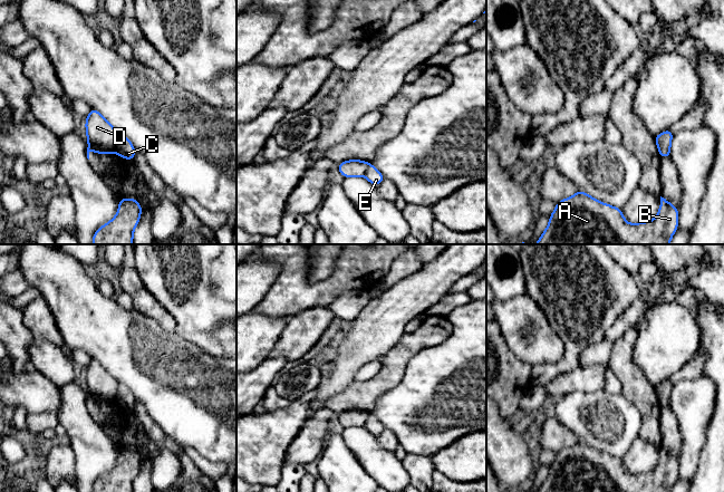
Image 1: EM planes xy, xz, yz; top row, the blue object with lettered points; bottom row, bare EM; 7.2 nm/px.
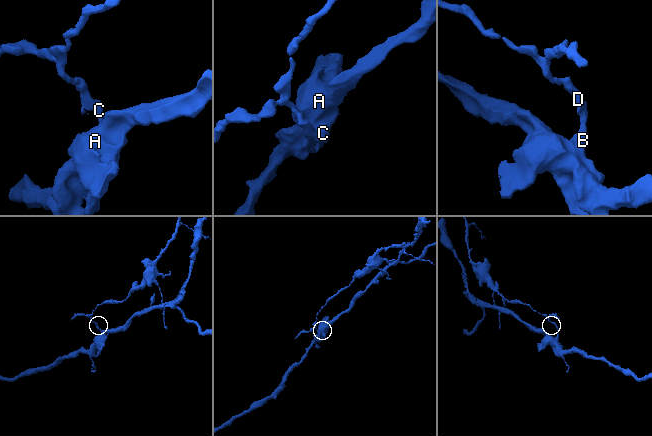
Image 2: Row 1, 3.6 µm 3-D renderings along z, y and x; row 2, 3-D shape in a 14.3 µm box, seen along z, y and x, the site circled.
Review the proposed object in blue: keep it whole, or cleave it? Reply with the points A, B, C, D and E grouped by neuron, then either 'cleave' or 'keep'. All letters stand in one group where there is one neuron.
A B C E / D; cleave

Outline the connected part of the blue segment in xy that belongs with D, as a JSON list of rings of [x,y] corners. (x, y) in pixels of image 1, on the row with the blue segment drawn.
[[[90,108],[90,113],[86,120],[86,135],[88,137],[87,158],[89,152],[95,151],[102,155],[115,152],[118,138],[117,131],[100,115],[95,108]]]

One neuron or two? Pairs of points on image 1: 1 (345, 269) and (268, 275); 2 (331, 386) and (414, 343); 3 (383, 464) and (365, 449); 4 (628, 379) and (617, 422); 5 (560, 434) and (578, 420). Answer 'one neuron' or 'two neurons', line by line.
1: two neurons
2: two neurons
3: one neuron
4: two neurons
5: two neurons

